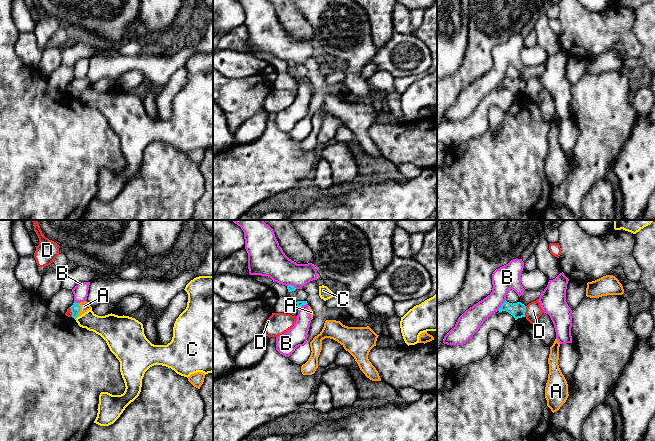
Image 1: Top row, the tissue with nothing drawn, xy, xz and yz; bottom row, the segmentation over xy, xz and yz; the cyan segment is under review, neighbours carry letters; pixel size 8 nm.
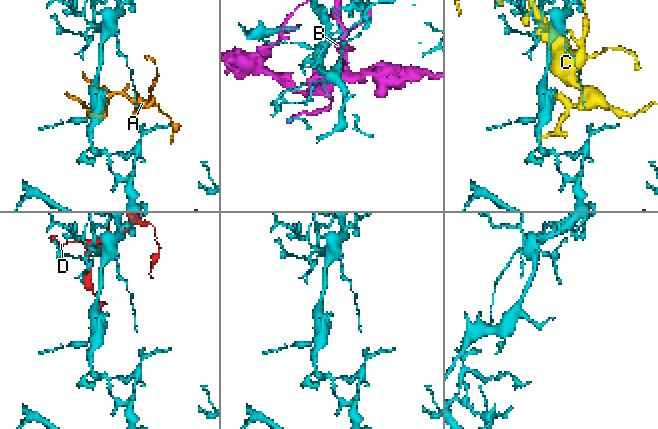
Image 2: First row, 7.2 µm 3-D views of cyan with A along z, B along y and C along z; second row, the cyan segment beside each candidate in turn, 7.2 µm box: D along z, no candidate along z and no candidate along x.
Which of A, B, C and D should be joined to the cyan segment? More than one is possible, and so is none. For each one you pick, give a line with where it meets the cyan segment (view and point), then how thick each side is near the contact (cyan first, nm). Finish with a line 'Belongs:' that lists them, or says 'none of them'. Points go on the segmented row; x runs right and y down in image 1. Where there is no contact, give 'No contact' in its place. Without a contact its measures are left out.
A: Touches cyan at xy (79, 310). Thickness 80 nm (cyan) against 80 nm
Belongs: A

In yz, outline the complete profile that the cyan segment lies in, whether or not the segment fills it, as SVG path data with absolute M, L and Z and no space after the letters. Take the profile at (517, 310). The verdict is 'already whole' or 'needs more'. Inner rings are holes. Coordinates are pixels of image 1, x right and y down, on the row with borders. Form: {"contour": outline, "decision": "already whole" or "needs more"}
{"contour": "M505 301L498 310L499 312L506 311L511 314L515 320L525 317L526 306L521 302L509 303Z", "decision": "already whole"}

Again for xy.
{"contour": "M84 301L81 303L74 302L70 308L72 312L72 317L76 319L77 317L81 316L82 314L90 310L92 307L87 301Z", "decision": "needs more"}

